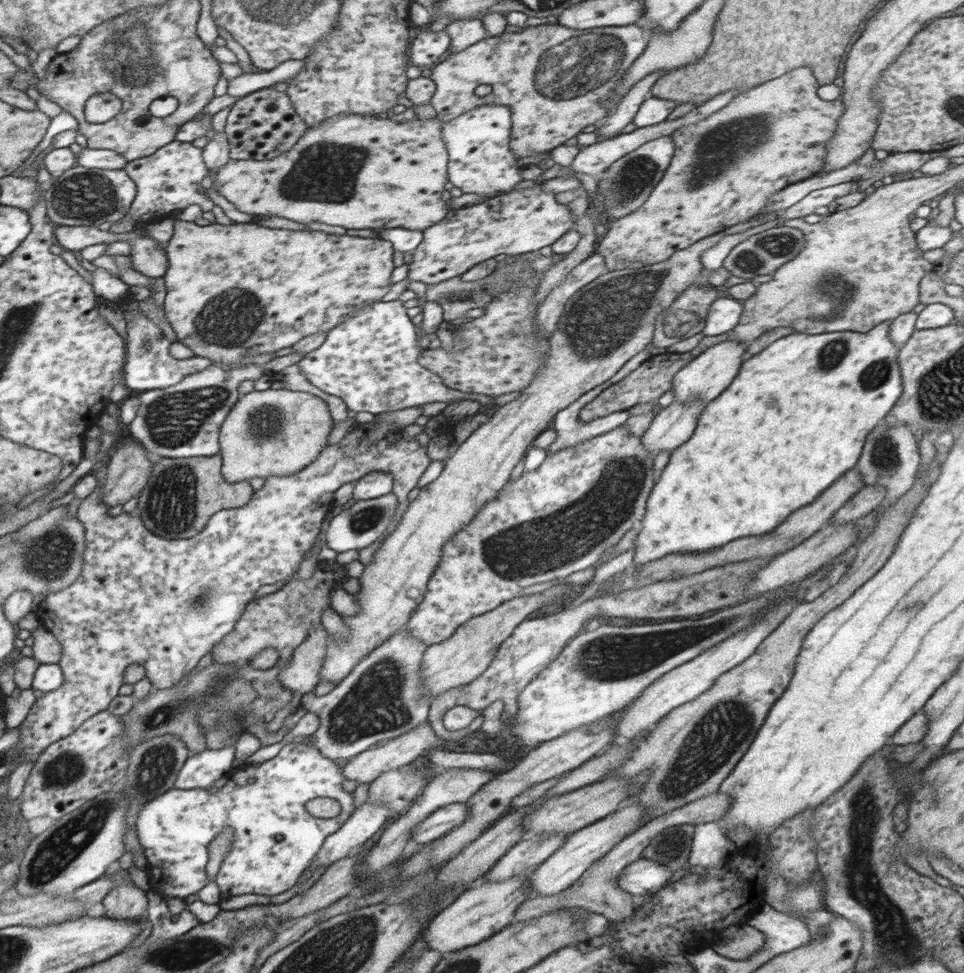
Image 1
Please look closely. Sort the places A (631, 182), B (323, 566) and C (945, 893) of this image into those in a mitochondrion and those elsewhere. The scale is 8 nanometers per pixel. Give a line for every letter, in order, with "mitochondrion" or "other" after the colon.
A: mitochondrion
B: other
C: other

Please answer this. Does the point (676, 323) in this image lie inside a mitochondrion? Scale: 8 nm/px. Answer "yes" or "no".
yes

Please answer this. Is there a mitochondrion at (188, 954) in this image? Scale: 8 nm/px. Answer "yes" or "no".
yes

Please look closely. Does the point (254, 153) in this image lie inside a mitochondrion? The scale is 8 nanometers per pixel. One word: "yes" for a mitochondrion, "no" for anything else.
no

